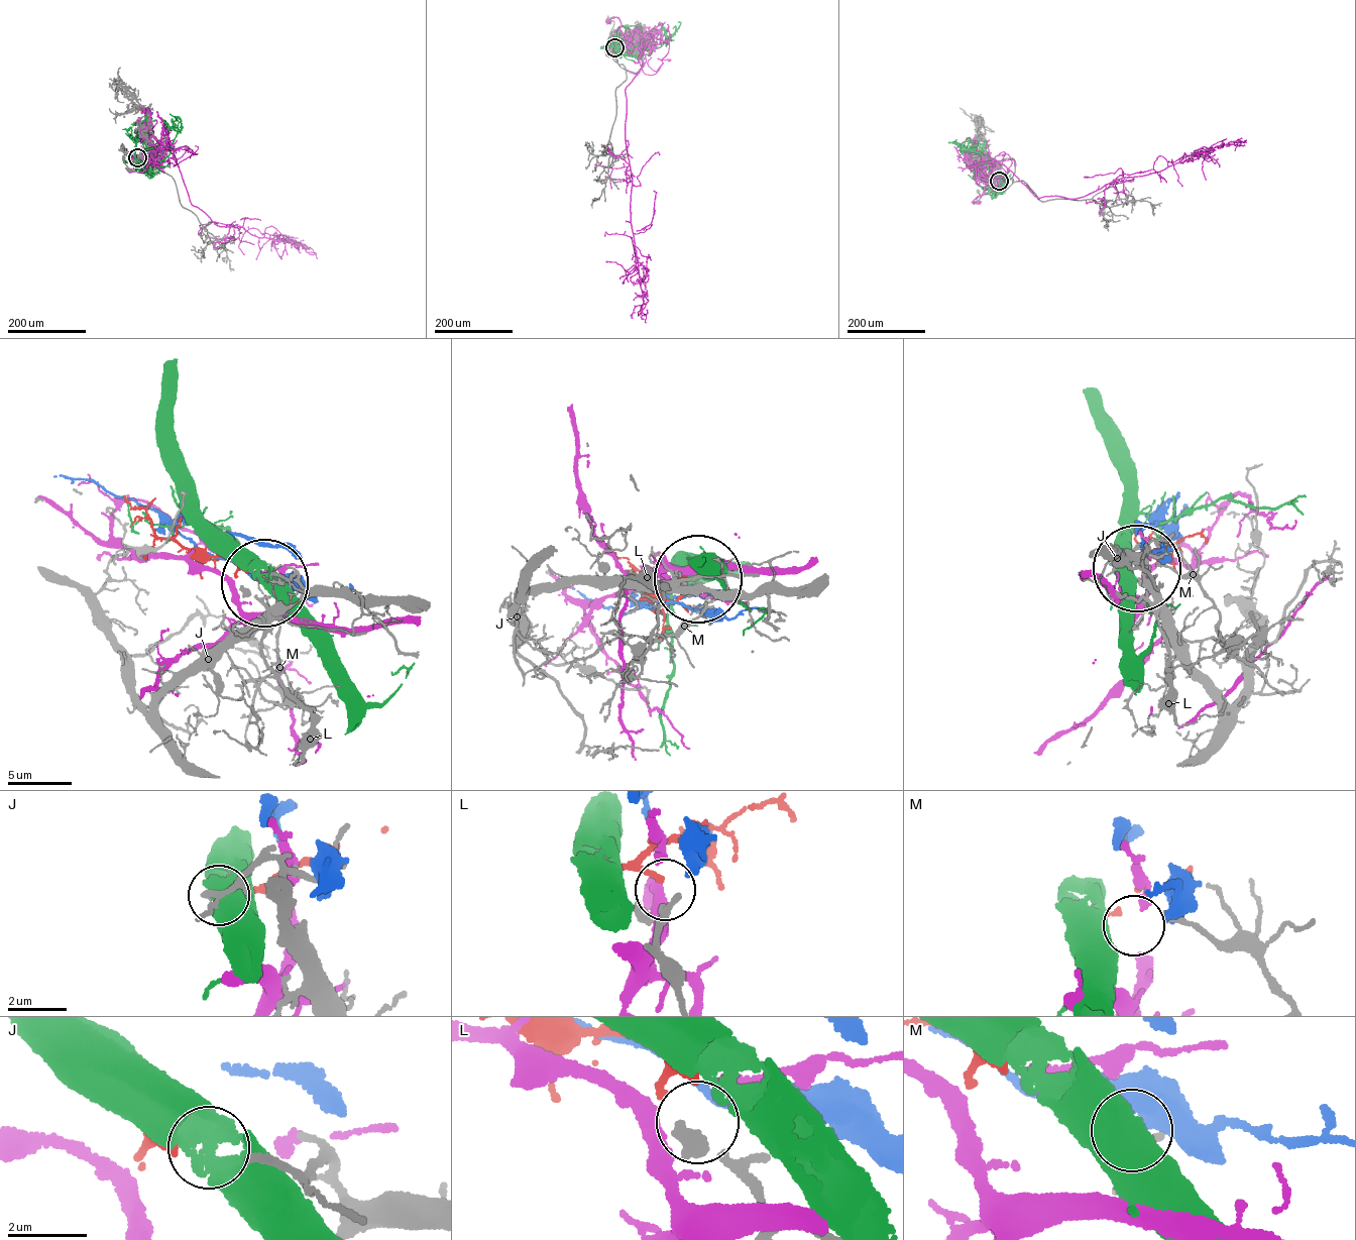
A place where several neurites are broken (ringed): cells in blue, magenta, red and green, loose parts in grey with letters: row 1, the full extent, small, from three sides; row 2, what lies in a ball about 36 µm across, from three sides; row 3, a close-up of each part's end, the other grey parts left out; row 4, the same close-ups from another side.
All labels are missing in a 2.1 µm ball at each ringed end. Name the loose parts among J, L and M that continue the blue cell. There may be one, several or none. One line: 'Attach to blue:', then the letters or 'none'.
Attach to blue: none

